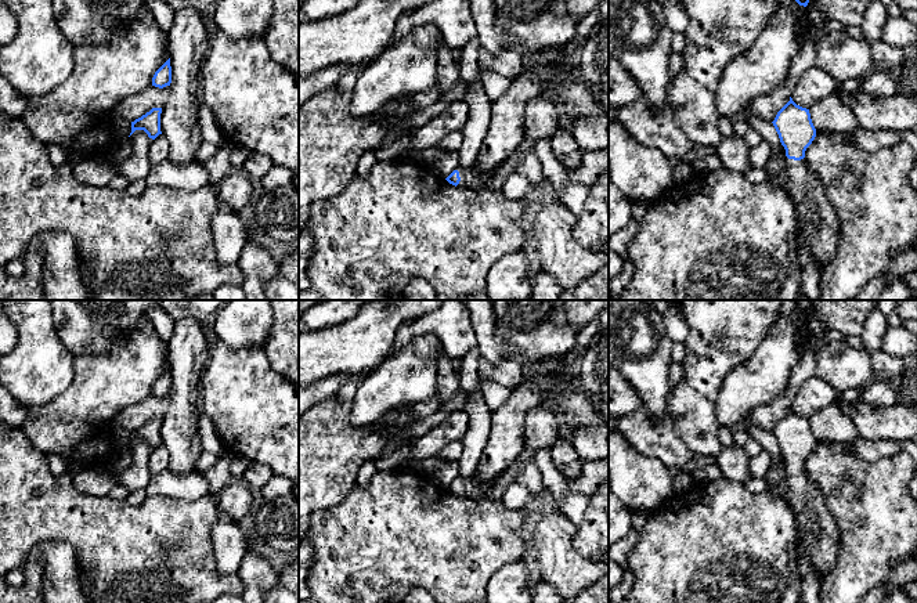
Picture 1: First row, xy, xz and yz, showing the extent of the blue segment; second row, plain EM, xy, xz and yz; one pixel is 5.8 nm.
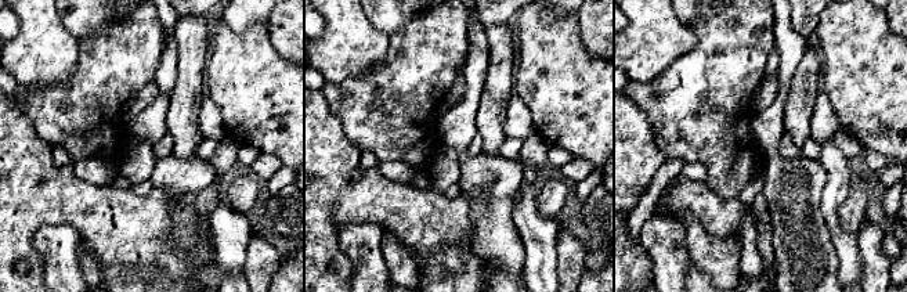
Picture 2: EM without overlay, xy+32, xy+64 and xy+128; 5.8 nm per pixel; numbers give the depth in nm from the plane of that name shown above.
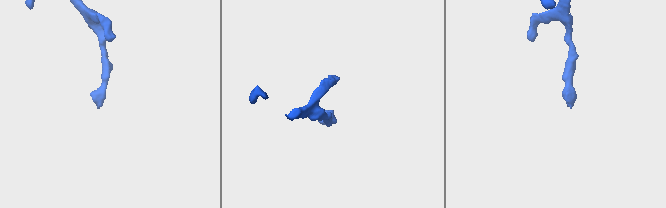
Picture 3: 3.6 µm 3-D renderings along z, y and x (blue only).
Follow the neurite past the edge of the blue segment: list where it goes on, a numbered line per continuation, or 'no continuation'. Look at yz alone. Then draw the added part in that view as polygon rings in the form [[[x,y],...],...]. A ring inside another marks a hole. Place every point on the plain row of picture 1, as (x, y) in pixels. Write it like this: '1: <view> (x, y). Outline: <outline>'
1: yz (818, 533). Outline: [[[806,469],[786,472],[781,485],[770,485],[770,492],[781,495],[793,510],[797,527],[797,560],[805,552],[820,578],[835,564],[841,538],[826,498]]]

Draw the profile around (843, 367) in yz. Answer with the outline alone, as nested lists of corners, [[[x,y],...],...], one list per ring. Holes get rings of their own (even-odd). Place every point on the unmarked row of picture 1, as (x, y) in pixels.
[[[827,340],[816,354],[815,373],[841,396],[851,389],[864,389],[874,379],[871,354],[842,340]]]

